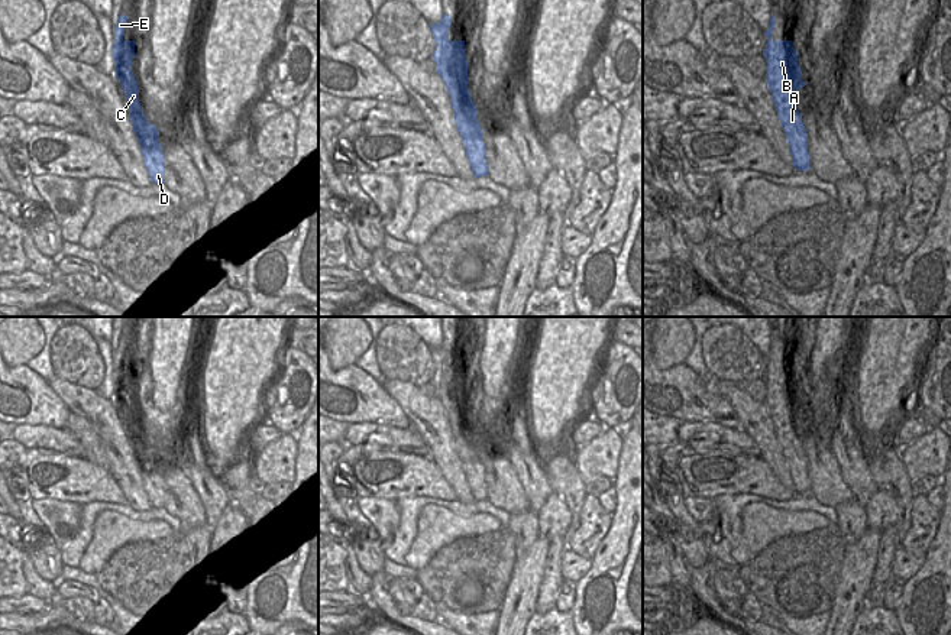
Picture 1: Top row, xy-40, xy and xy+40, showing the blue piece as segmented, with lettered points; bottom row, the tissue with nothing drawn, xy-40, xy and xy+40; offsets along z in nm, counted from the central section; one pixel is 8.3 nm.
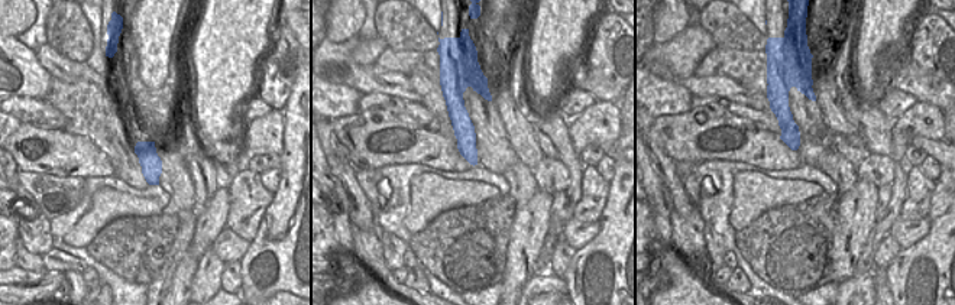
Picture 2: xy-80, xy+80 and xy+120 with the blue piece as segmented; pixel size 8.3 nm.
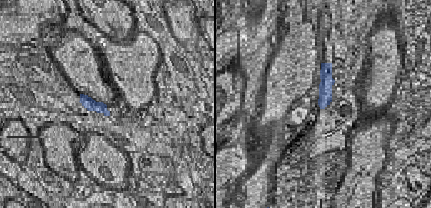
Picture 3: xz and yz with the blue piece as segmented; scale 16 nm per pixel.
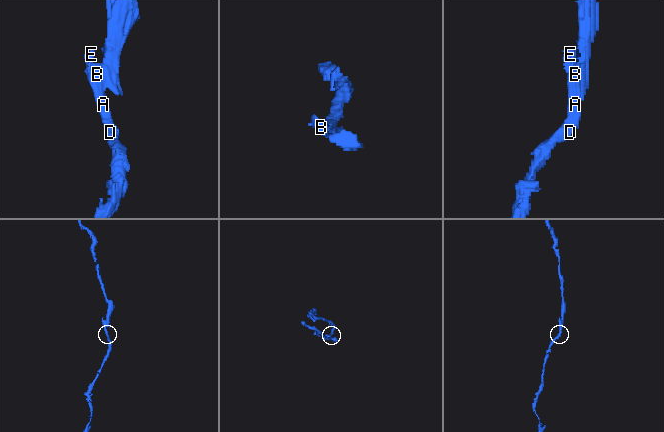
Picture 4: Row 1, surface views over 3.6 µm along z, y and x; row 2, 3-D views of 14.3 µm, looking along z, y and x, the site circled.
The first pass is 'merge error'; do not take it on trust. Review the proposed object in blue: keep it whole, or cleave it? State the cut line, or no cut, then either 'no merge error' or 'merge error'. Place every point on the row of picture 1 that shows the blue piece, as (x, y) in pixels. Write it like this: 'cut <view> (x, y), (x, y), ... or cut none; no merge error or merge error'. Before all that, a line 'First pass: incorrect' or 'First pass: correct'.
First pass: correct
cut xy (449, 88), (458, 83), (462, 107), (466, 112), (475, 107); merge error

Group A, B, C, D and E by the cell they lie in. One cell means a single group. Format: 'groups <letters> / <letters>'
groups A C D / B E

